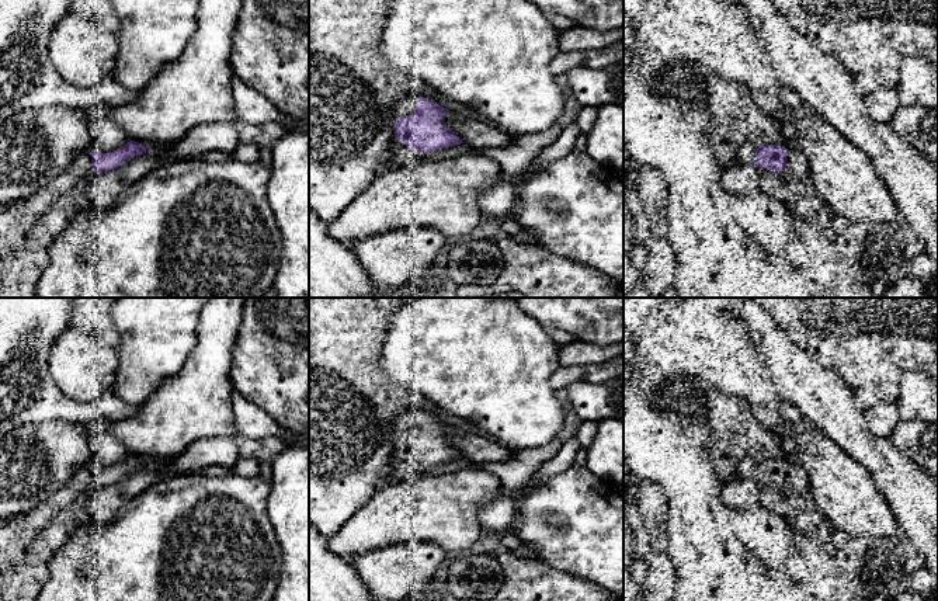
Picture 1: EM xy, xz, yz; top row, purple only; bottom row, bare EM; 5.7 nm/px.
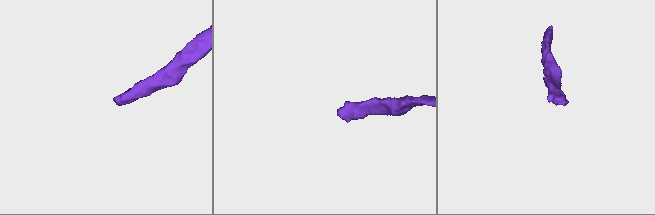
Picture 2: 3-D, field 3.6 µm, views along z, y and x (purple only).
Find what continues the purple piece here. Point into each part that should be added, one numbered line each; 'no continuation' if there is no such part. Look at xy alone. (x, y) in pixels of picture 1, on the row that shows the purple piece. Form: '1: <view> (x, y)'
1: xy (28, 228)

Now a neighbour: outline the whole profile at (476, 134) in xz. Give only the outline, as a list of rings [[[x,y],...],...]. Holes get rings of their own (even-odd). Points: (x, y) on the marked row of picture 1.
[[[452,111],[441,119],[441,125],[452,129],[462,142],[472,149],[504,149],[514,145],[510,138],[496,126]]]

